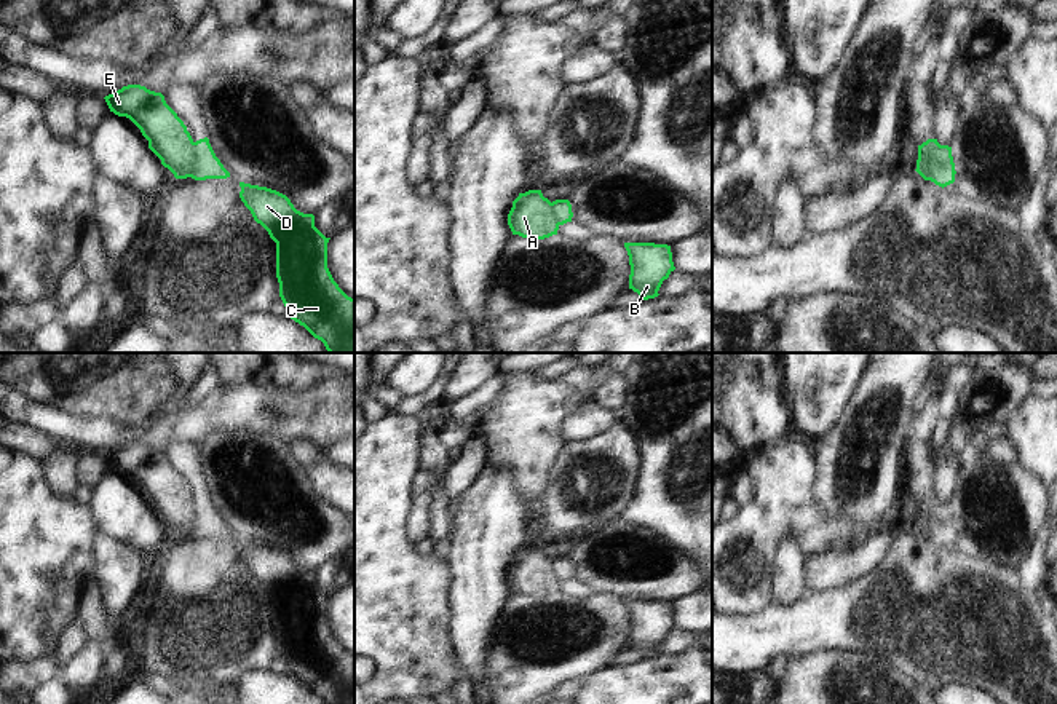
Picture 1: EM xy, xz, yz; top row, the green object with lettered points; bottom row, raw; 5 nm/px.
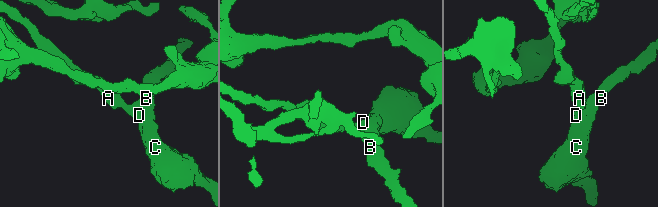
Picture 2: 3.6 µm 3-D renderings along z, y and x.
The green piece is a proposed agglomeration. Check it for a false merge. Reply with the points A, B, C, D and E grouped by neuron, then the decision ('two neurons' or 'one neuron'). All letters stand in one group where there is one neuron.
groups A E / B C D; two neurons

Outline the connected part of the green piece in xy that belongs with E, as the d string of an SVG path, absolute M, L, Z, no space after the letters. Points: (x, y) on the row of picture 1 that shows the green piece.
M128 85L104 97L110 112L129 118L148 140L148 148L176 179L190 177L193 139L161 93Z

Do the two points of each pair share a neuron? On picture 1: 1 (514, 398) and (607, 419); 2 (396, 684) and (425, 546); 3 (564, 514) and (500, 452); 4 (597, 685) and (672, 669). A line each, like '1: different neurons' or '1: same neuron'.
1: different neurons
2: different neurons
3: different neurons
4: same neuron

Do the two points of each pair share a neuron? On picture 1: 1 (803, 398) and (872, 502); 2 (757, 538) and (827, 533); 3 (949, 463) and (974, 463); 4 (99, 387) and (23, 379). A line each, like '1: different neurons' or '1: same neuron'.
1: different neurons
2: same neuron
3: different neurons
4: same neuron

